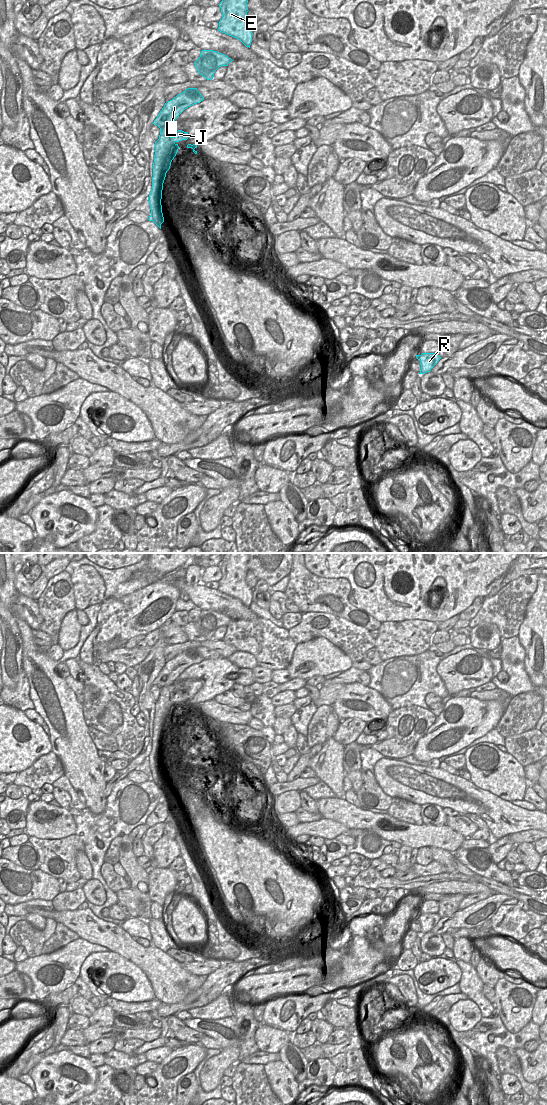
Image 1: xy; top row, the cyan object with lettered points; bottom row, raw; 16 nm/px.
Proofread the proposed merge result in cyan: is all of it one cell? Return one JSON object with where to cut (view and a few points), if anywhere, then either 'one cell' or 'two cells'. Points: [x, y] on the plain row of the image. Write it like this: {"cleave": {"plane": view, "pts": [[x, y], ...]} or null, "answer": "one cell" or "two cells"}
{"cleave": {"plane": "xy", "pts": [[169, 696], [161, 704], [155, 706]]}, "answer": "two cells"}

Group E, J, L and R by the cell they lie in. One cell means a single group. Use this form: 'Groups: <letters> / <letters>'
Groups: E J R / L.

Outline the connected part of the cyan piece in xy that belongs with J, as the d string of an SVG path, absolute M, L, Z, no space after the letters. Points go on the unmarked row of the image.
M178 690L173 697L165 697L162 705L155 706L152 749L148 757L151 770L149 781L153 781L160 789L164 782L161 759L166 733L178 712L179 706L177 703L187 699L188 692Z

